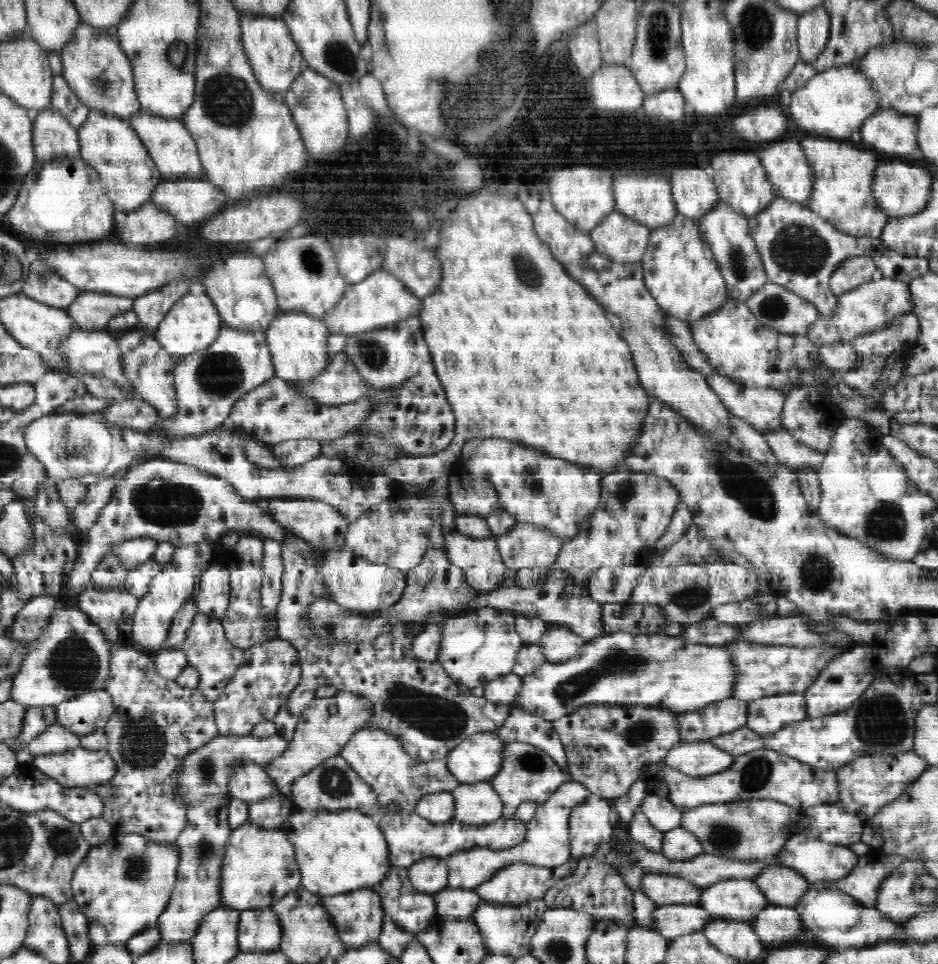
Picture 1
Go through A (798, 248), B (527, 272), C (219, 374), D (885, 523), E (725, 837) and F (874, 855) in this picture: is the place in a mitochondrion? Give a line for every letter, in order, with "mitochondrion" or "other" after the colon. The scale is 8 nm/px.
A: mitochondrion
B: mitochondrion
C: mitochondrion
D: mitochondrion
E: mitochondrion
F: other

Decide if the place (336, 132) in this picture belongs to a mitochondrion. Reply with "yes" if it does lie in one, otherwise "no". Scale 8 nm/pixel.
no

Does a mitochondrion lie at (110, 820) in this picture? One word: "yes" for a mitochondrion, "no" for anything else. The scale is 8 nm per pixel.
no

